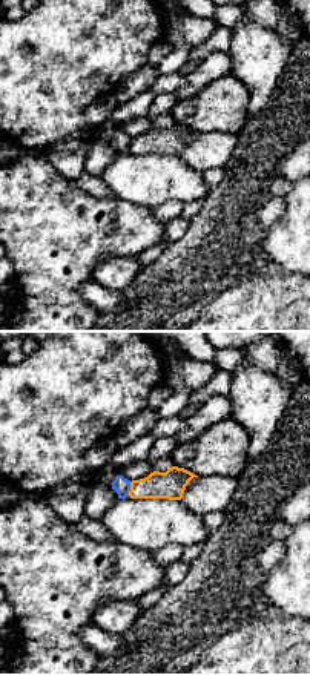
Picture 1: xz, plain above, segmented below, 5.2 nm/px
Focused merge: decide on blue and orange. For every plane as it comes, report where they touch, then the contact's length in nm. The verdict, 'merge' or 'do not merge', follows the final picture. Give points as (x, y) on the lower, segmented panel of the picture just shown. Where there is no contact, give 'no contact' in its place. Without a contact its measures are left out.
meets blue at (129, 490); contact 80 nm long

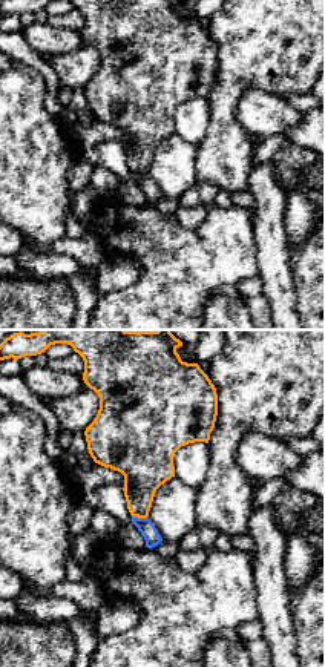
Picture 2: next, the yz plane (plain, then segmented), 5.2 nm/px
meets blue at (140, 519); contact 80 nm long

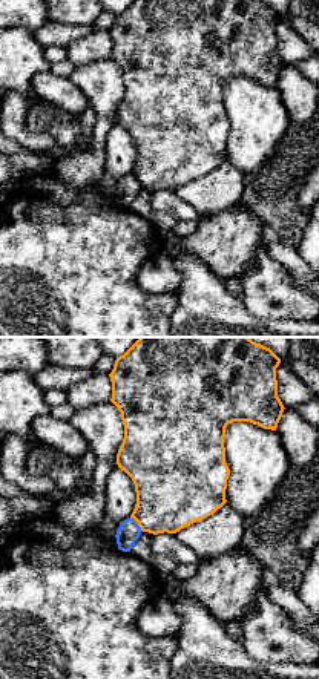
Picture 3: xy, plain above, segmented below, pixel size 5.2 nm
meets blue at (137, 524); contact 100 nm long

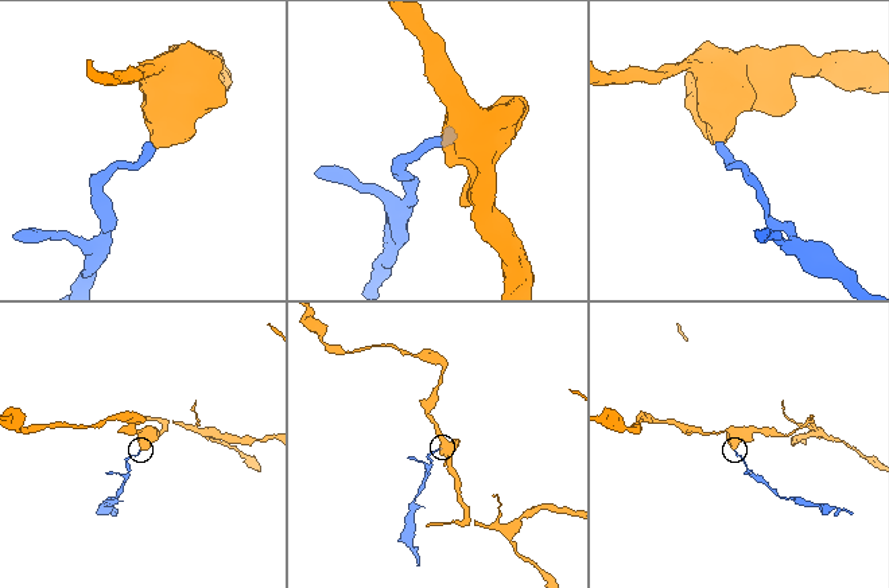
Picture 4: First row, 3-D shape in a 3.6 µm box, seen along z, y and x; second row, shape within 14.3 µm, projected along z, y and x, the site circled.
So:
do not merge

